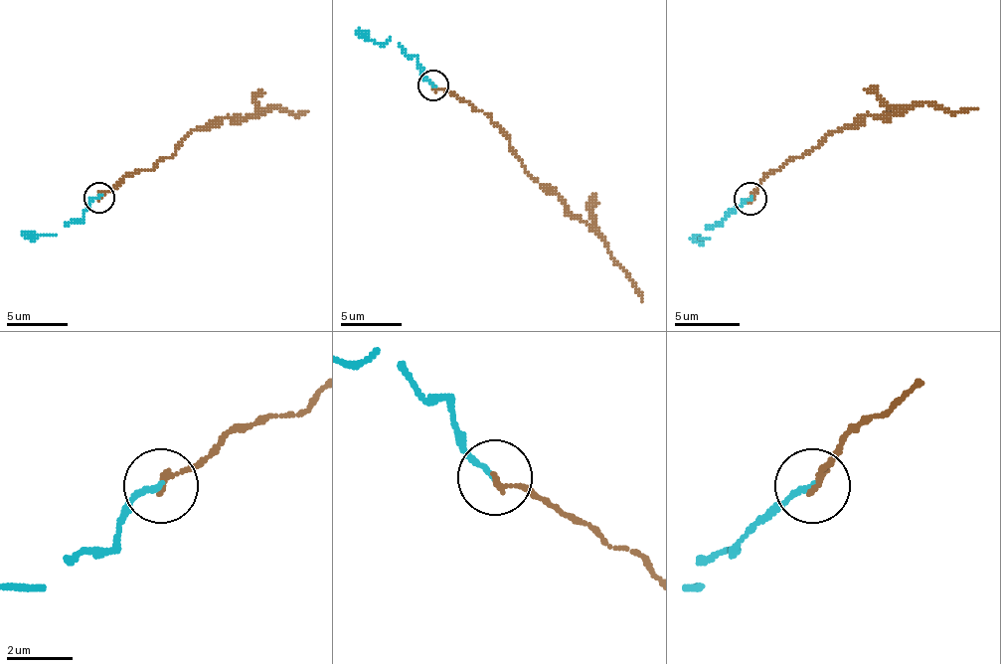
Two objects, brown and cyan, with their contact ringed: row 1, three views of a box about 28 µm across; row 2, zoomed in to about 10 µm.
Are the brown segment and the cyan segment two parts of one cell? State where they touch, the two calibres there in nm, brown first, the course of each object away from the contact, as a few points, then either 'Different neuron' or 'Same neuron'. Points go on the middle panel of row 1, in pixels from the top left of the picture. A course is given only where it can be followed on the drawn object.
Place: (433, 85). Thickness 170 nm (brown) against 160 nm. Course of brown: (432, 86), (448, 89), (460, 101), (482, 110), (528, 172), (550, 188), (592, 231), (626, 273), (642, 301). Course of cyan: (432, 86), (417, 59), (390, 40), (374, 43), (356, 31). Same neuron

